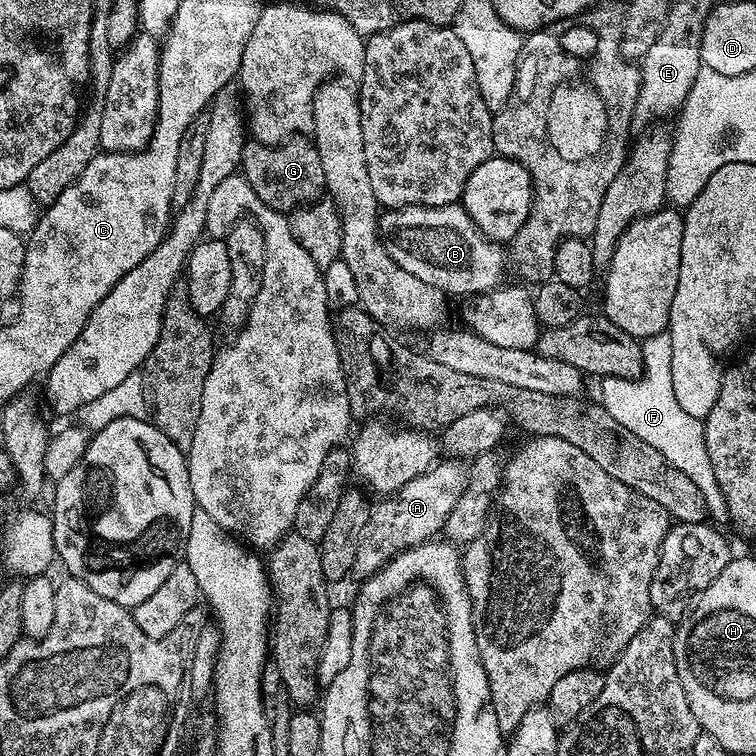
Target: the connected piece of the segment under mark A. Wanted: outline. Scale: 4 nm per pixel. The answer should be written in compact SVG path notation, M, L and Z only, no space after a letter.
M444 458L432 465L418 478L406 482L396 492L385 495L380 505L368 513L368 521L360 535L358 554L354 554L352 576L363 582L386 565L399 552L413 548L435 537L444 527L465 488L470 483L470 472L456 458Z

